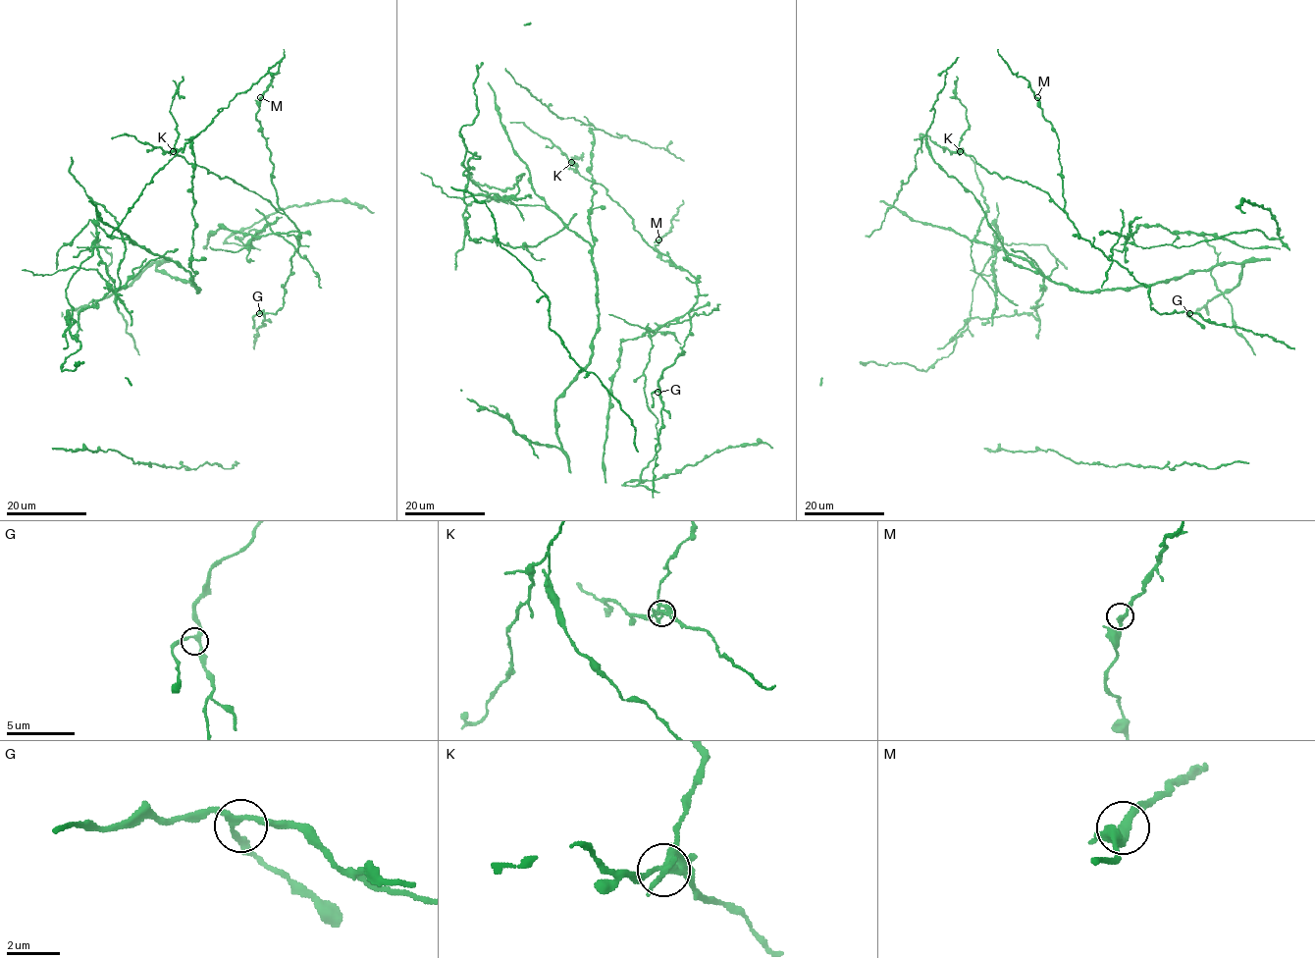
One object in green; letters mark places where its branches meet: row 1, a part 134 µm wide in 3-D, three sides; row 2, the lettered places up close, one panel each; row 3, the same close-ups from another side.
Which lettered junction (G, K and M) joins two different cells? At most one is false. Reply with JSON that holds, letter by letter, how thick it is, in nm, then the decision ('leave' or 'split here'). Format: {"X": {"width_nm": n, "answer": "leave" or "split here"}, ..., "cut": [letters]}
{"G": {"width_nm": 200, "answer": "leave"}, "K": {"width_nm": 280, "answer": "split here"}, "M": {"width_nm": 280, "answer": "leave"}, "cut": ["K"]}

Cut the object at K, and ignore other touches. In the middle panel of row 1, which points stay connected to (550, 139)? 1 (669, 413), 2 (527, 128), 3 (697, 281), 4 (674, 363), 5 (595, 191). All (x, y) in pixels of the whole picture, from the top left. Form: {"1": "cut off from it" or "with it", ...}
{"1": "with it", "2": "with it", "3": "with it", "4": "with it", "5": "cut off from it"}

